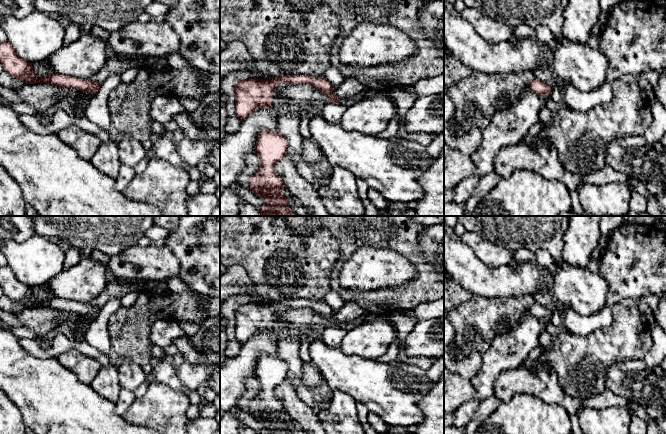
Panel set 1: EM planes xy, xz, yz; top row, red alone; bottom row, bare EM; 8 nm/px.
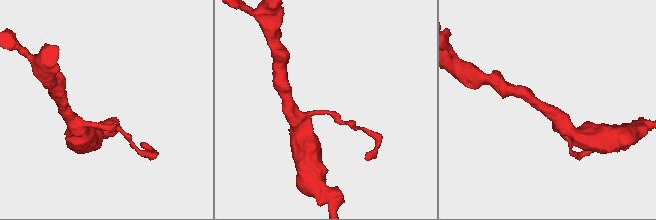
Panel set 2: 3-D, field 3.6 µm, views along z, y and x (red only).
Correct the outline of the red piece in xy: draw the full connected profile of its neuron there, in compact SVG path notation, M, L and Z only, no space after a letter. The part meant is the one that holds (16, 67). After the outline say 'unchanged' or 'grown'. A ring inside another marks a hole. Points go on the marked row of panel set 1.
M9 42L0 43L0 63L3 66L3 70L12 78L19 78L25 81L26 85L42 82L60 87L69 87L83 93L89 92L92 94L97 93L101 86L101 83L98 81L91 81L90 79L81 79L57 73L42 75L38 80L37 75L33 71L32 63L20 58Z; unchanged

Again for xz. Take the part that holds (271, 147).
M264 129L258 135L255 148L255 154L260 160L260 167L257 172L250 177L250 190L253 194L266 201L266 205L257 210L262 216L298 216L288 205L289 199L280 192L282 189L286 189L286 186L283 179L274 171L274 166L287 154L287 140L278 130L272 131Z; unchanged

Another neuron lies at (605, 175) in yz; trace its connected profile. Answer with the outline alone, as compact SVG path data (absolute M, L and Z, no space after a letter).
M607 164L601 169L584 176L582 178L582 182L595 185L605 185L608 183L623 183L626 184L633 192L633 187L630 184L630 178L623 173L615 171Z

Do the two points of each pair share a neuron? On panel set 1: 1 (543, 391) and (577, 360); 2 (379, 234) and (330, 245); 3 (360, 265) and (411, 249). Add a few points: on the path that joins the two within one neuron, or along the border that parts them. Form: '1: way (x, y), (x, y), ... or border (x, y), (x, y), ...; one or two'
1: border (537, 365), (544, 362), (571, 397); two
2: border (320, 229), (326, 229), (336, 239), (339, 257); two
3: border (376, 248), (393, 249), (405, 256), (417, 268); two

